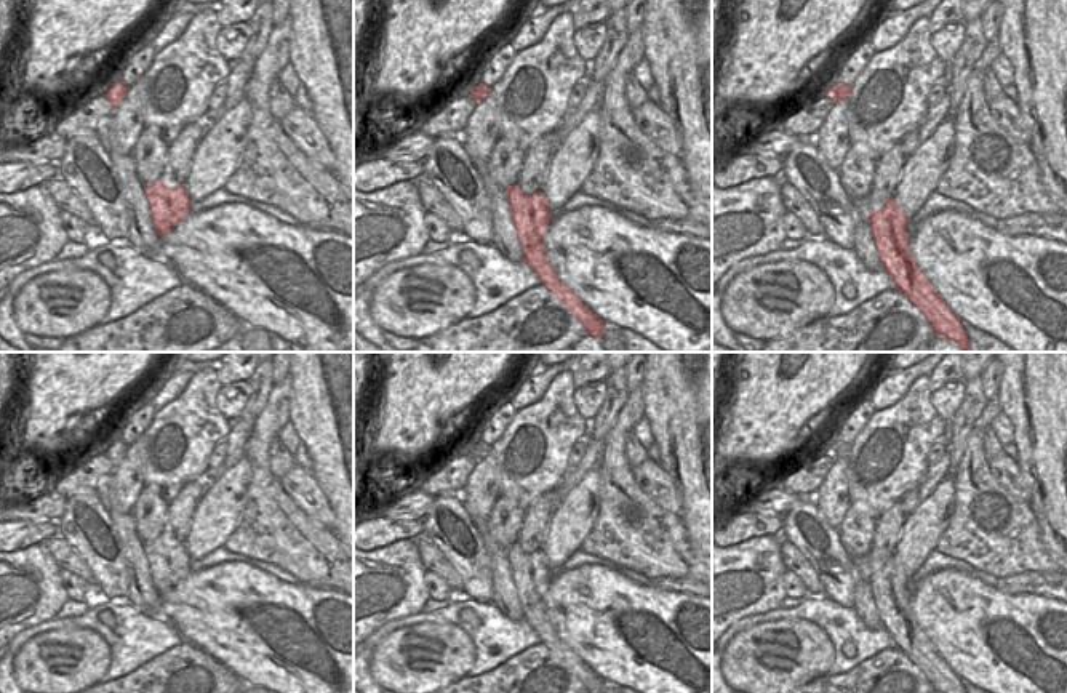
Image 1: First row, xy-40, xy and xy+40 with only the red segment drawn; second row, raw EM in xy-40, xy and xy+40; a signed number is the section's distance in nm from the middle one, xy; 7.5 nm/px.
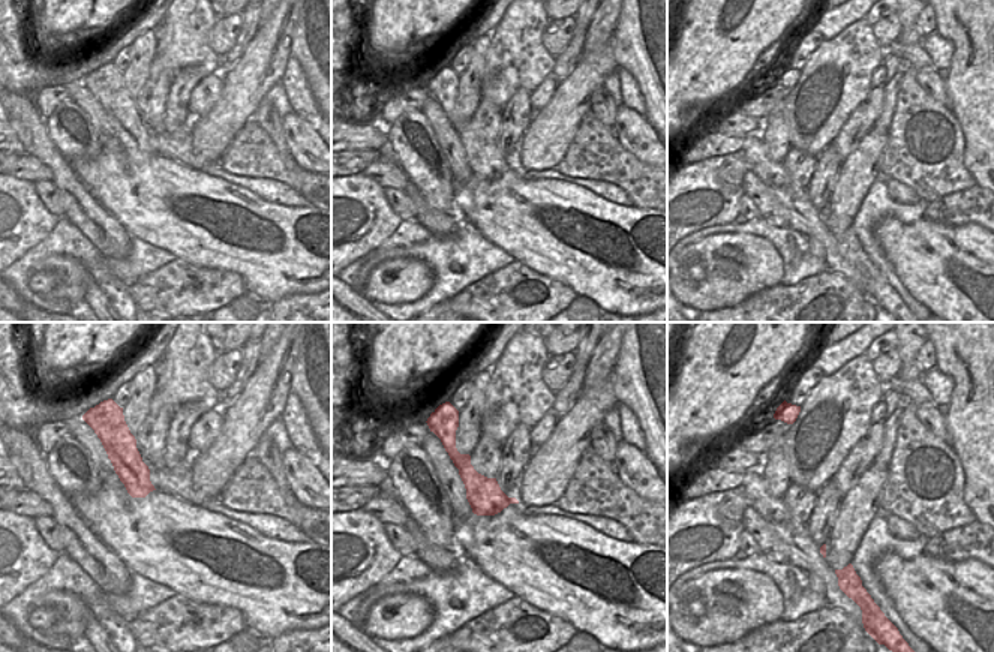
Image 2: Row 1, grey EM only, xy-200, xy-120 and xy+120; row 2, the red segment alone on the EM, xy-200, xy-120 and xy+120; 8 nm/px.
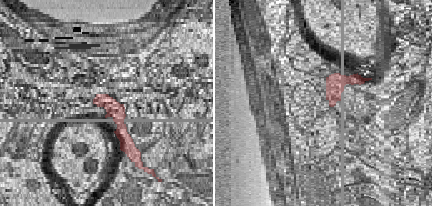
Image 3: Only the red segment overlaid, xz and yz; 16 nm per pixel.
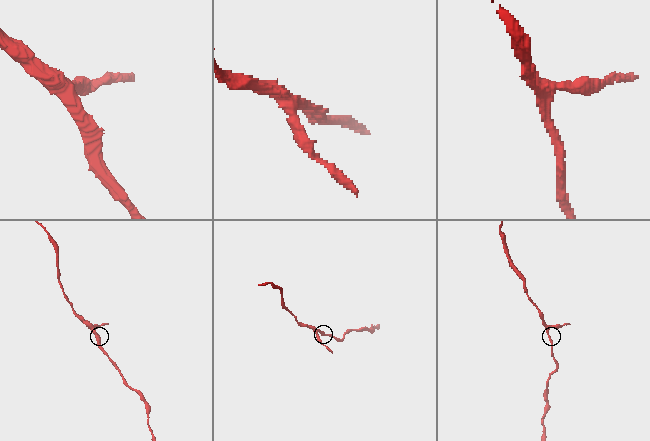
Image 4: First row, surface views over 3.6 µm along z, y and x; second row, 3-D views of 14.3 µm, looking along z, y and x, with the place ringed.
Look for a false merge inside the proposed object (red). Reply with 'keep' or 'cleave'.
cleave

